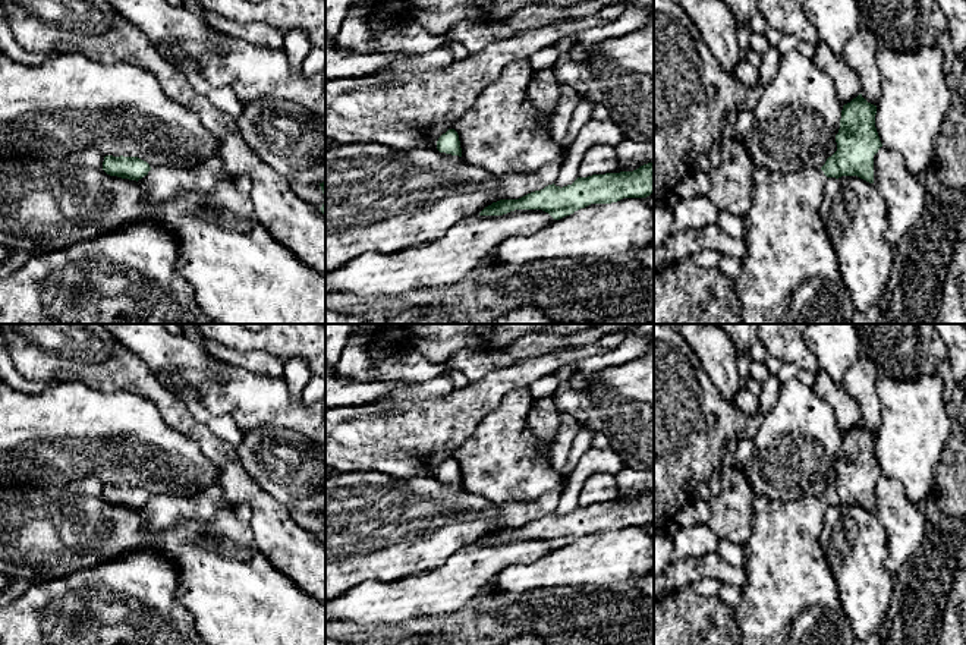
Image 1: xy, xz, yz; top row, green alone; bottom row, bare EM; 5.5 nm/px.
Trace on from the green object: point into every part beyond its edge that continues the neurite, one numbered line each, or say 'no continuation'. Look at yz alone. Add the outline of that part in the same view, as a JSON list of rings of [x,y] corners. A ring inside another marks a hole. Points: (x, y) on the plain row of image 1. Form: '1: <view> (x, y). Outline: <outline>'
no continuation

